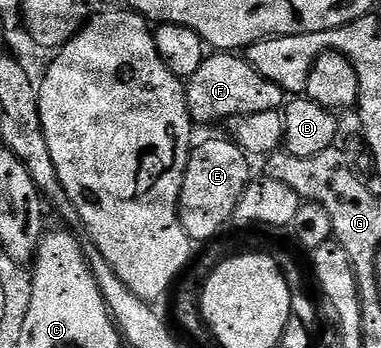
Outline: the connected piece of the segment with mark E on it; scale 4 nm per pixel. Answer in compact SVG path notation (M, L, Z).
M211 138L194 147L191 159L185 168L185 180L179 197L179 219L190 236L192 243L207 242L223 230L226 222L235 217L237 200L245 192L247 183L252 181L249 156L234 142L223 138Z

